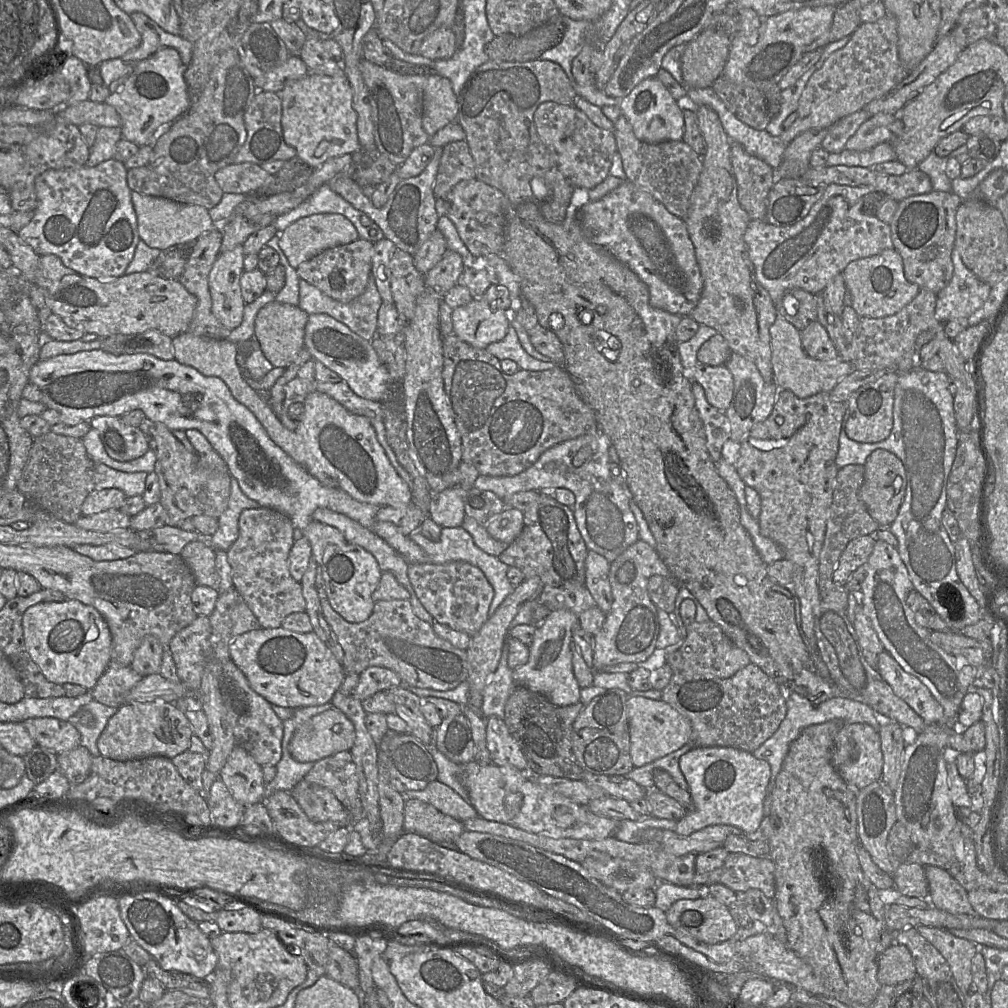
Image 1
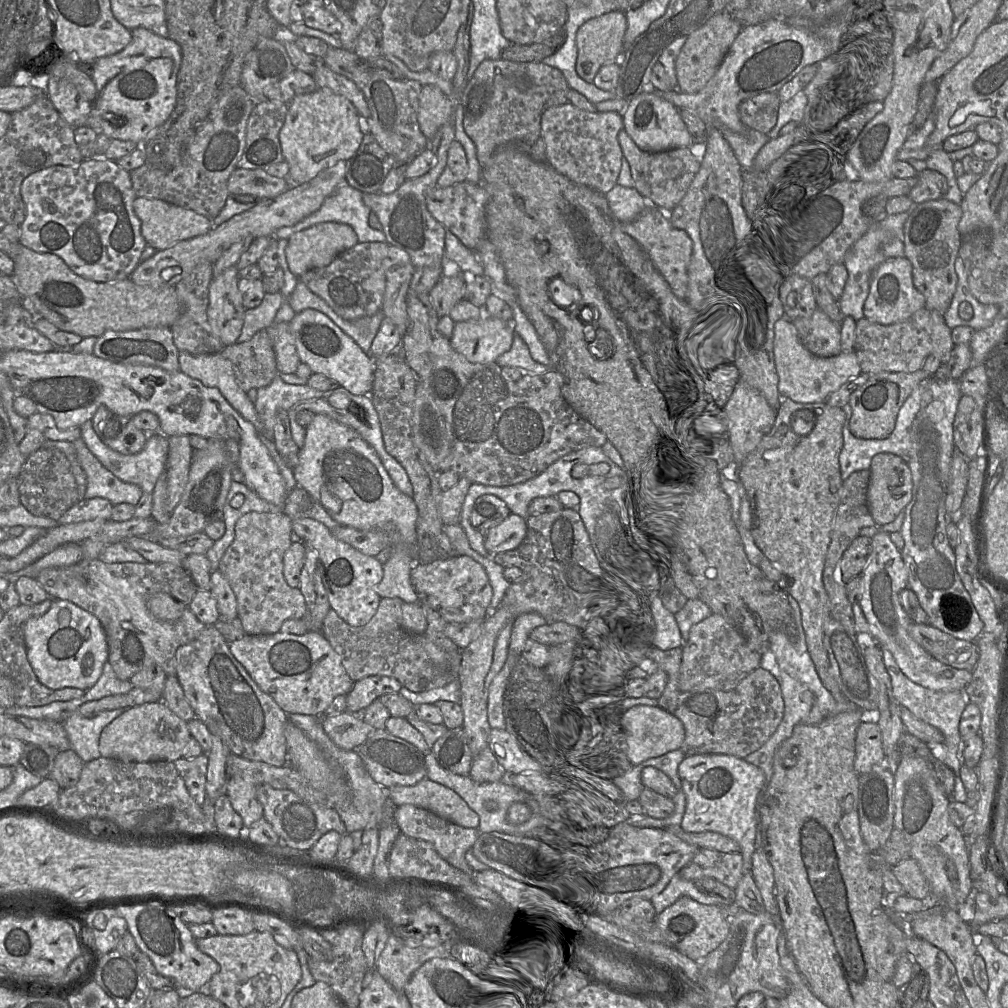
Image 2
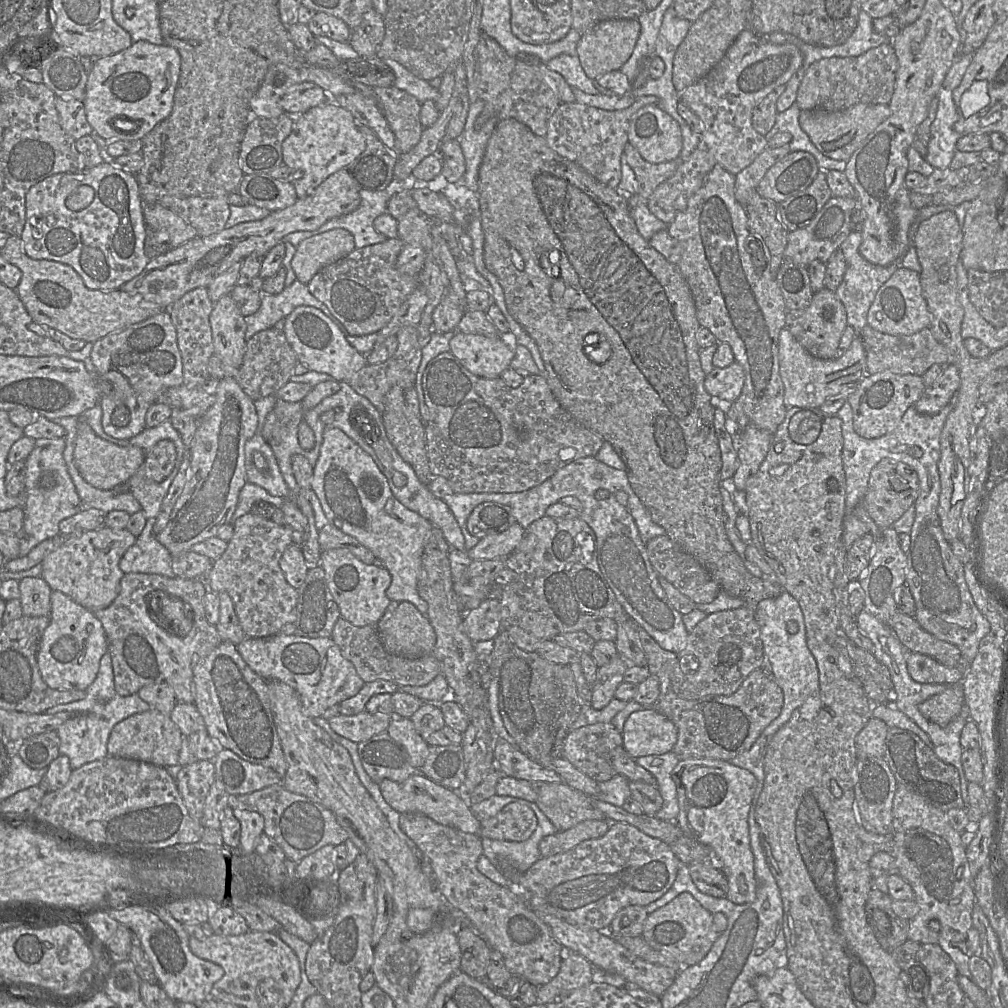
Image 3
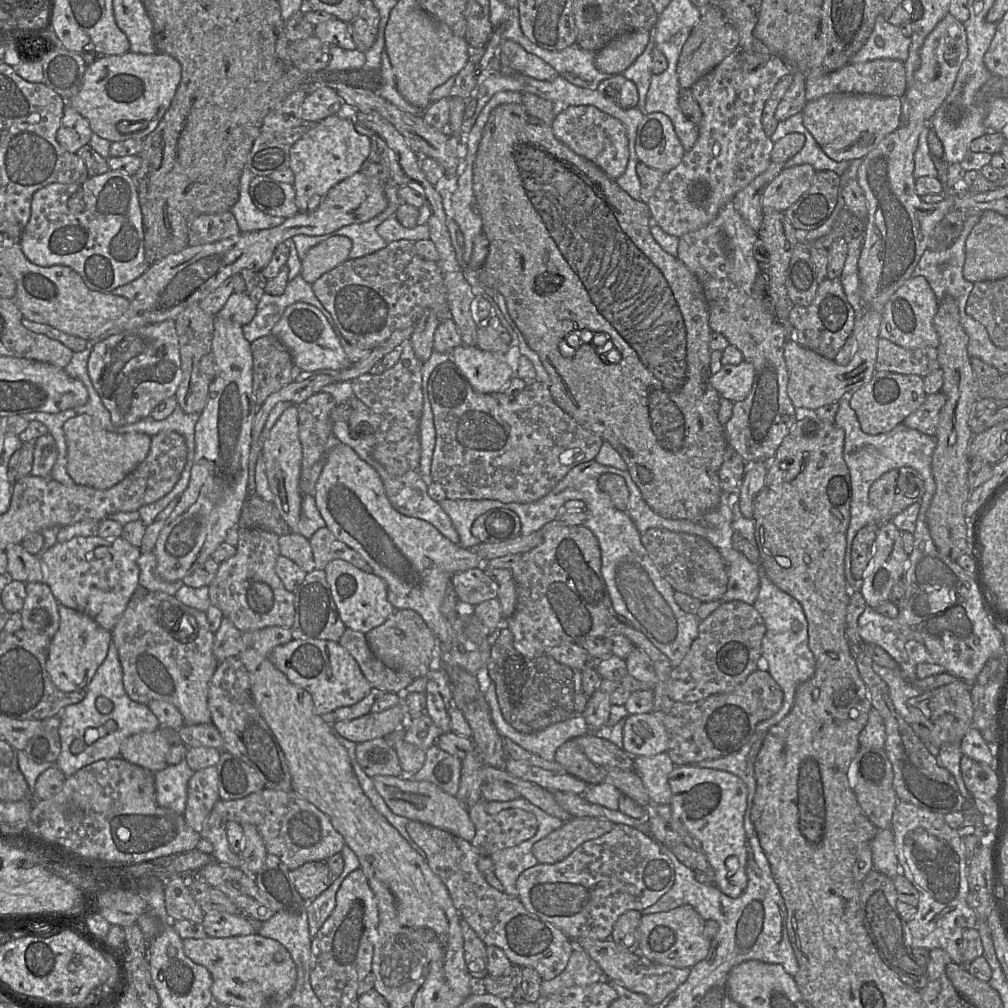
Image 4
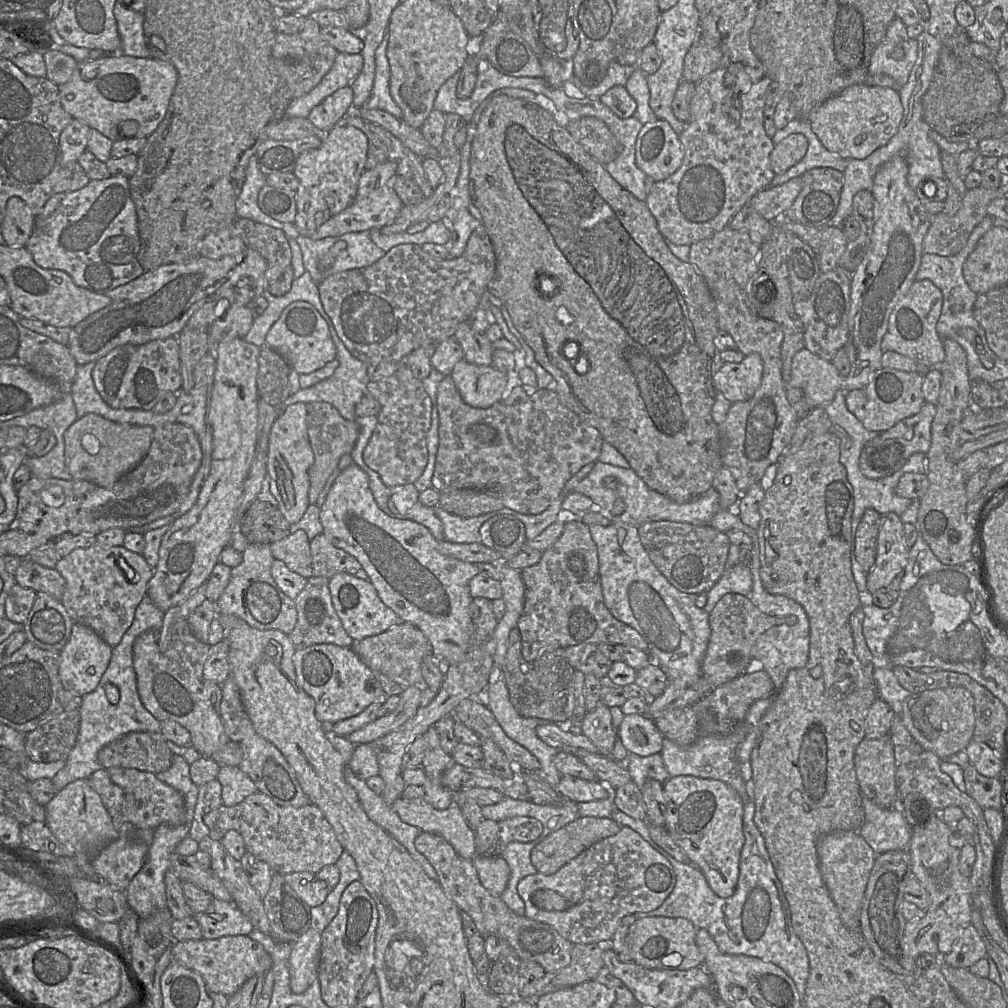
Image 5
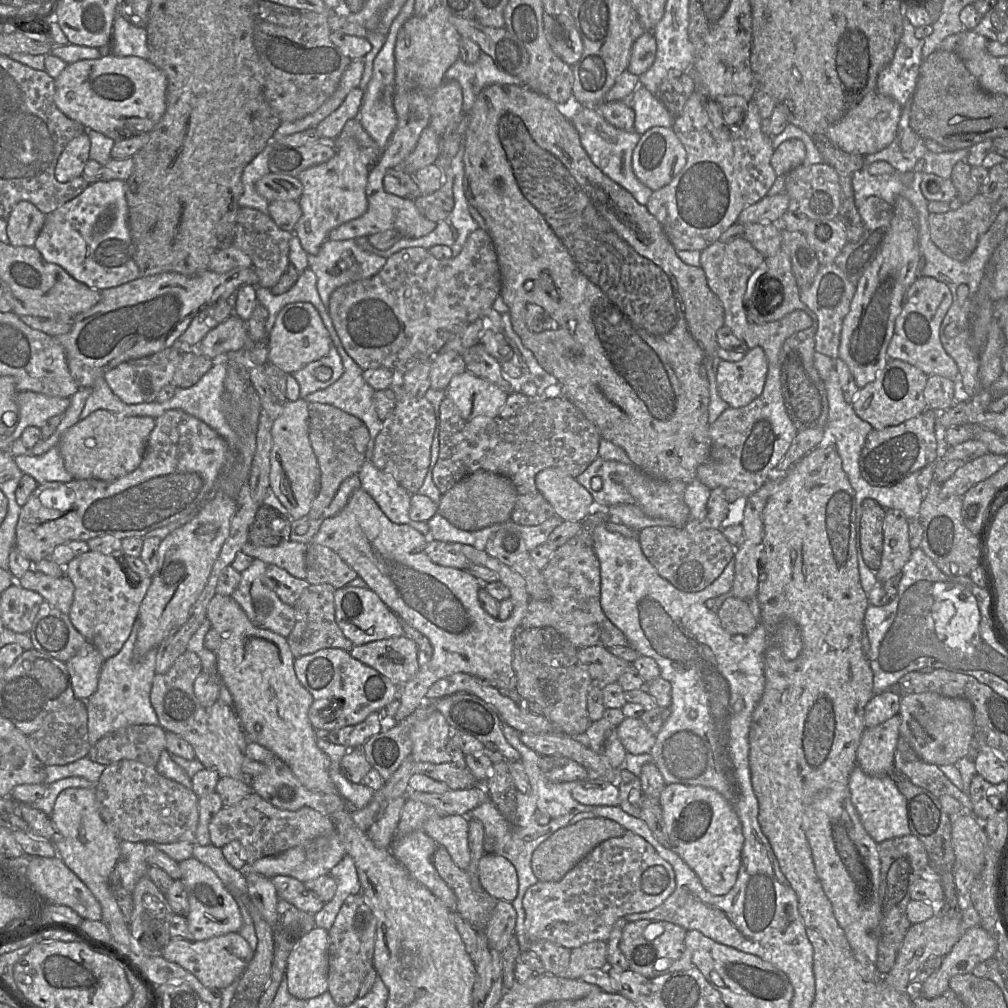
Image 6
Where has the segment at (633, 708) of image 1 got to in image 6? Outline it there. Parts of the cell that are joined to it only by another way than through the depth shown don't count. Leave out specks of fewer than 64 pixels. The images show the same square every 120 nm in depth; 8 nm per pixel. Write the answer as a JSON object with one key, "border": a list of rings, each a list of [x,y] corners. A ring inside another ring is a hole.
{"border":[[[625,717],[617,726],[617,733],[625,750],[635,755],[649,753],[656,741],[641,718]]]}

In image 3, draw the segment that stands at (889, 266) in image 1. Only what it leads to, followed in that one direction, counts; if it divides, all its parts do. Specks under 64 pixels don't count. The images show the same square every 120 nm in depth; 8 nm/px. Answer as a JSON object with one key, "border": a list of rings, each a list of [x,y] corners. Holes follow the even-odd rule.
{"border":[[[899,266],[876,293],[867,313],[867,324],[889,335],[912,335],[930,327],[930,313],[922,294],[919,273]]]}

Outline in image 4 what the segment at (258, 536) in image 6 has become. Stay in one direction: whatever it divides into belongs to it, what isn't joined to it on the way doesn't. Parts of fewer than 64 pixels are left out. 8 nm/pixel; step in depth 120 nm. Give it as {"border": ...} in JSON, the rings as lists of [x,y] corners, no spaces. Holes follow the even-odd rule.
{"border":[[[252,492],[242,505],[237,527],[264,530],[277,536],[290,533],[290,527],[281,517],[274,502],[262,499],[256,492]]]}

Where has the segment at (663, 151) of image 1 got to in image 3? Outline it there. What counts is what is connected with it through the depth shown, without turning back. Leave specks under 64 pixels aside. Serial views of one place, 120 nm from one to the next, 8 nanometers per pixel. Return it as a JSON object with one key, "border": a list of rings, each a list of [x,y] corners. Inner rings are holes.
{"border":[[[631,143],[625,146],[624,154],[637,179],[637,195],[644,200],[648,200],[660,184],[672,177],[684,160],[679,157],[669,162],[650,163]]]}

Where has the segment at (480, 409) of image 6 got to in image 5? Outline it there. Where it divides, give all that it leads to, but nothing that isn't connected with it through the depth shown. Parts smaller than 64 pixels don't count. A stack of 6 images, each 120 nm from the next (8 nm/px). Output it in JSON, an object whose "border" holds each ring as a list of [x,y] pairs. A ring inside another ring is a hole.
{"border":[[[459,361],[451,373],[463,401],[471,407],[486,409],[503,400],[509,390],[509,375],[493,366]]]}

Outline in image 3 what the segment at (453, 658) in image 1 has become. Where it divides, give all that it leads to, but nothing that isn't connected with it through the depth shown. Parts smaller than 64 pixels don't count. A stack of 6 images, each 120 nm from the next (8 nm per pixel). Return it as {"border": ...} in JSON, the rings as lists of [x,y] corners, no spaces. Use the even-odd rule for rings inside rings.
{"border":[[[341,616],[337,620],[331,638],[342,655],[355,667],[359,677],[365,682],[390,681],[400,686],[425,686],[441,674],[441,667],[433,654],[419,658],[407,658],[389,653],[380,641],[377,625],[354,626]]]}

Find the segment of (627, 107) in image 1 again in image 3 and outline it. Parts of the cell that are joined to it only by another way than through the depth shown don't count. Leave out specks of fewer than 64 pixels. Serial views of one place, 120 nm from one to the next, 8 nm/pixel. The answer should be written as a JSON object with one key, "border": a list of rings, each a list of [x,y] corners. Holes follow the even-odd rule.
{"border":[[[658,105],[644,106],[633,115],[628,139],[646,161],[654,164],[678,159],[683,147],[678,122]]]}

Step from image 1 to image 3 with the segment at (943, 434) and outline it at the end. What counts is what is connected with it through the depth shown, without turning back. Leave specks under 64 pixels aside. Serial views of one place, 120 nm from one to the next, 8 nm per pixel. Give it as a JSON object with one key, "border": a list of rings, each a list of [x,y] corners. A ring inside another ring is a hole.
{"border":[[[846,401],[837,412],[837,417],[842,421],[842,464],[845,473],[846,486],[846,515],[843,522],[842,544],[847,550],[861,536],[869,533],[867,526],[860,521],[852,510],[862,502],[867,489],[870,473],[873,467],[882,459],[890,459],[906,463],[913,467],[919,477],[919,495],[914,503],[916,510],[915,520],[910,532],[911,545],[907,554],[906,566],[906,585],[910,588],[916,604],[915,618],[919,624],[940,640],[947,641],[956,645],[964,658],[964,665],[968,666],[975,658],[980,641],[989,633],[990,623],[977,608],[973,597],[969,591],[965,580],[964,564],[957,558],[951,549],[943,534],[940,517],[938,515],[938,505],[941,492],[940,475],[938,471],[938,462],[941,451],[941,433],[944,428],[947,417],[952,410],[952,403],[944,407],[938,414],[928,416],[917,412],[914,406],[909,407],[904,413],[900,423],[894,430],[886,435],[866,439],[860,437],[853,428],[853,413],[852,408]]]}

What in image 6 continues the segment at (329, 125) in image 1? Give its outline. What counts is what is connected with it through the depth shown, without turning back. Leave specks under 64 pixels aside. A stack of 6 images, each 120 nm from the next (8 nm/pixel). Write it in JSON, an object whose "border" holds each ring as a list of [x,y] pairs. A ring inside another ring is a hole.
{"border":[[[337,137],[333,146],[335,155],[332,159],[306,169],[297,177],[302,184],[302,194],[298,200],[302,215],[293,233],[310,255],[319,252],[331,230],[362,216],[368,208],[366,185],[370,167],[364,164],[356,141],[353,138]]]}

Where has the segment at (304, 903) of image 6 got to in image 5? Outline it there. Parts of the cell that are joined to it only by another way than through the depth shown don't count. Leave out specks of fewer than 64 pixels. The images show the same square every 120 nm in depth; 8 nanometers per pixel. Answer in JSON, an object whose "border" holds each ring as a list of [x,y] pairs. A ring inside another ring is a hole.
{"border":[[[293,872],[284,875],[294,892],[311,908],[321,905],[331,889],[310,872]]]}

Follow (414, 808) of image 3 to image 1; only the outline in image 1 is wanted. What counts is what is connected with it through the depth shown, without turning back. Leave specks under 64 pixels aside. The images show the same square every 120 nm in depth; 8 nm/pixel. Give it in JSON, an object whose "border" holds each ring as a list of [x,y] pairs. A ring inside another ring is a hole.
{"border":[[[437,780],[429,783],[423,790],[408,791],[403,795],[406,800],[418,799],[431,804],[441,813],[460,822],[479,817],[477,811],[469,802],[466,802],[452,788]]]}

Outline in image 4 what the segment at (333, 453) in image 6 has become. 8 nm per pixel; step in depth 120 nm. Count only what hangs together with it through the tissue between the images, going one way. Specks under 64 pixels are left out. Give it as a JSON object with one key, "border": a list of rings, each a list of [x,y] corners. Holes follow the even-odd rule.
{"border":[[[320,391],[296,406],[302,470],[310,470],[327,452],[341,443],[333,436],[333,422],[330,418],[337,404],[330,394]]]}

